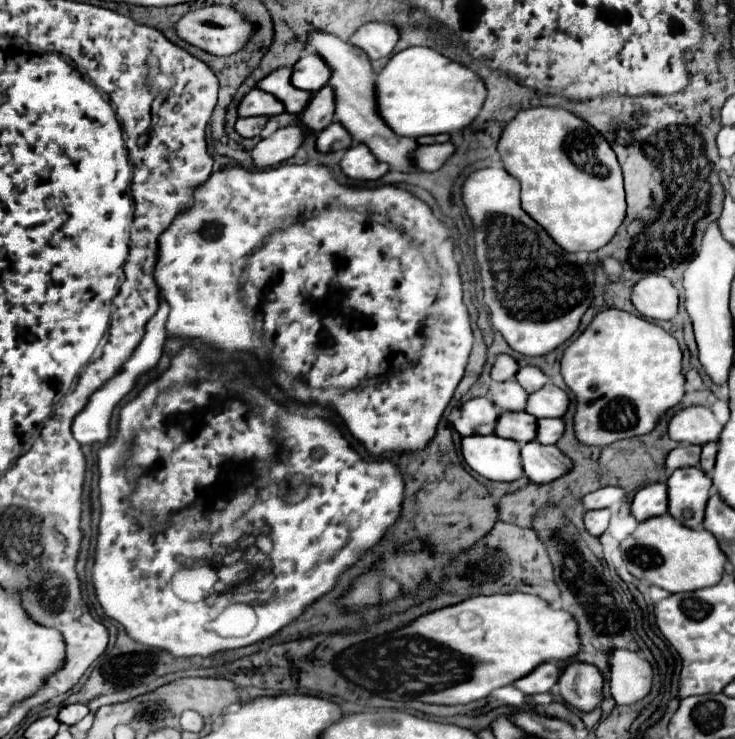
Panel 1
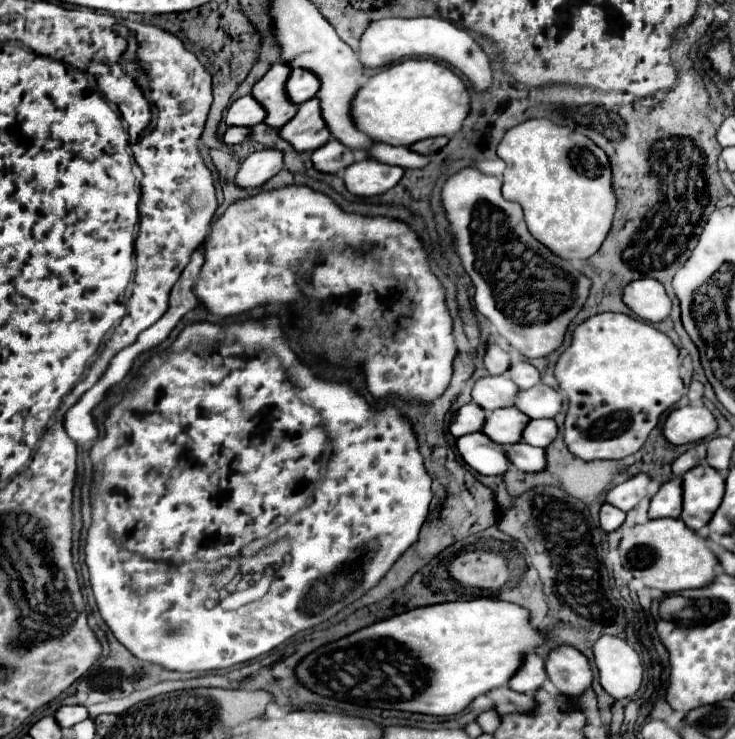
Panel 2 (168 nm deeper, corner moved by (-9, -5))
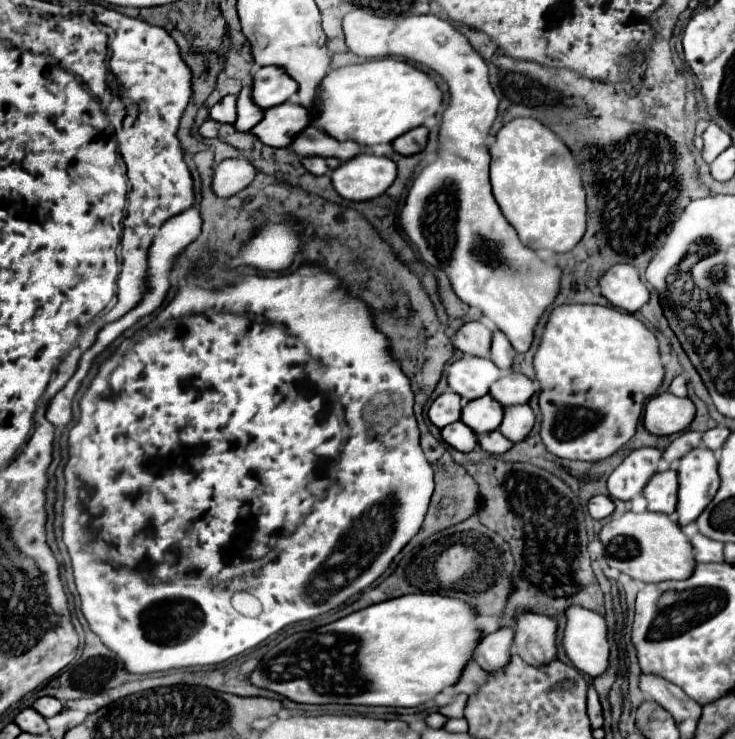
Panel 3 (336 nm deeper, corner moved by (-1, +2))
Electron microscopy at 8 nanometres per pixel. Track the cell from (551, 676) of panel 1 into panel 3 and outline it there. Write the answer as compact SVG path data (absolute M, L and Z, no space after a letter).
M500 628L492 634L486 634L476 650L476 662L486 672L500 672L512 658L512 628Z

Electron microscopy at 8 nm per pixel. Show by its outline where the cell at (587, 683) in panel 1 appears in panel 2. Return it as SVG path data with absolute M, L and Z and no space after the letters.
M558 645L544 657L550 683L564 695L580 697L592 685L590 661L572 645Z

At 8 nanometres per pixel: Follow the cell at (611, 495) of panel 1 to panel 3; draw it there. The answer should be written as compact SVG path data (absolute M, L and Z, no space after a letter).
M654 448L632 450L608 478L610 498L632 500L634 496L642 494L646 482L656 472L656 464L660 458L662 452Z

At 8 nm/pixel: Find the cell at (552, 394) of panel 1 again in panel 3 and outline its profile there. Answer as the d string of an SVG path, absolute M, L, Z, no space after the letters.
M512 372L492 384L490 396L496 398L502 406L516 406L516 404L528 404L534 392L536 386L528 376Z

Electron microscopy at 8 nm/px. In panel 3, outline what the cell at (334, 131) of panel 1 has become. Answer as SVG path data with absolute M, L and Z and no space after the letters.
M320 156L302 158L302 164L304 164L304 168L306 168L308 172L312 172L312 174L316 174L316 176L322 176L322 174L326 174L326 172L330 170L326 158L320 158Z

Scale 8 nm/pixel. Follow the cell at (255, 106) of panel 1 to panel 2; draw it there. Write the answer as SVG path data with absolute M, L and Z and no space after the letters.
M252 95L240 97L236 99L226 115L226 123L228 125L238 125L238 127L252 127L264 121L264 109L260 109L260 105L256 105Z

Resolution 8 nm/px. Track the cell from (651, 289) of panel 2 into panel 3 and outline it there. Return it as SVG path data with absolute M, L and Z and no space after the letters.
M628 264L612 266L600 278L600 292L612 306L624 308L632 314L650 302L650 290L644 286L638 272Z

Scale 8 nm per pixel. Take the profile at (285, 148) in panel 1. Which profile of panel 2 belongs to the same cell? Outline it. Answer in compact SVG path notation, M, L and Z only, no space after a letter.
M262 149L252 155L248 155L236 173L236 185L244 189L256 189L262 187L270 177L274 177L284 163L280 161L280 153L274 149Z

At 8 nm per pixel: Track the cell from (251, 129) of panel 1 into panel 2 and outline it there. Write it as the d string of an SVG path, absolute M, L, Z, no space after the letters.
M228 127L222 141L228 145L236 145L236 143L242 143L244 139L248 137L248 127Z

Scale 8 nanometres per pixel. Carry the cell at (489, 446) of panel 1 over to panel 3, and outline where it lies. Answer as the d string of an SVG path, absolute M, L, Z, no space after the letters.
M454 422L446 428L442 428L442 438L452 448L456 448L464 454L472 452L472 450L478 450L478 436L474 434L474 430L464 426L464 422Z

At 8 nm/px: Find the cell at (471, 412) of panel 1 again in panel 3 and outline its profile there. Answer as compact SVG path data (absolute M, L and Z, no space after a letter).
M444 392L442 396L438 396L430 410L428 410L428 418L434 426L444 428L452 422L460 420L460 408L462 408L462 400L456 392Z

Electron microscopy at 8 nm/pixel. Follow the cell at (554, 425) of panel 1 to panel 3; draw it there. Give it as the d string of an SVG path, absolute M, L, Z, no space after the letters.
M528 404L520 406L506 406L504 408L504 420L500 424L500 432L512 440L512 442L522 442L534 428L536 416Z

